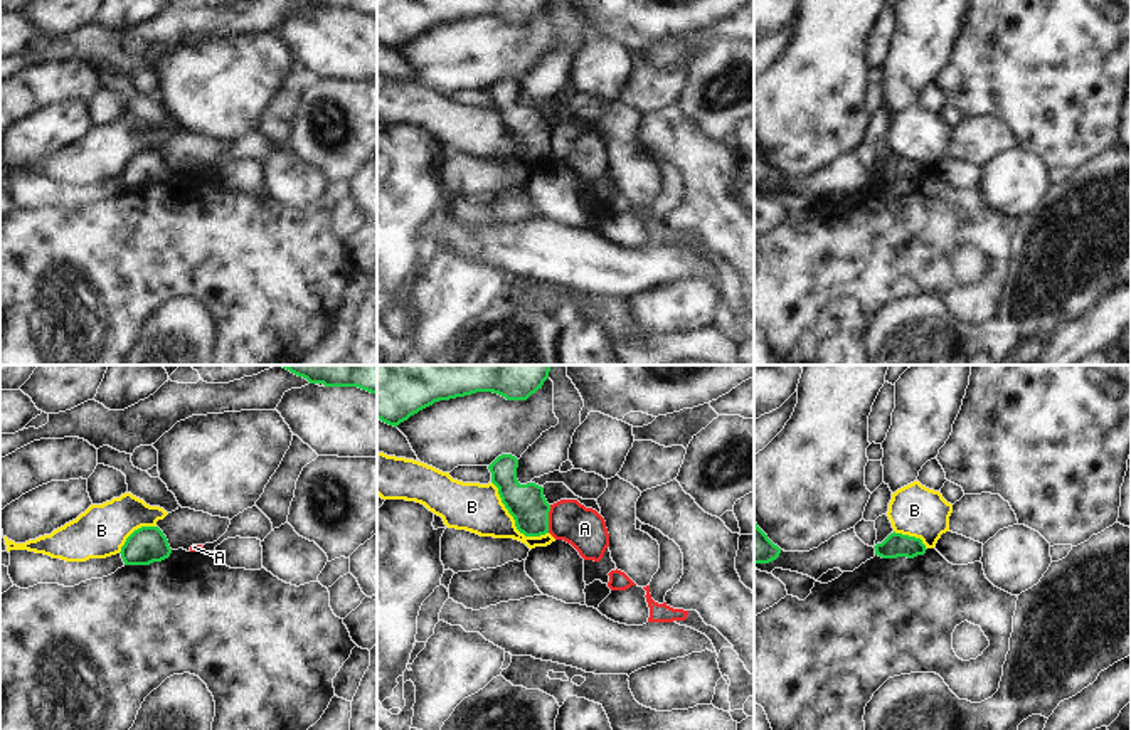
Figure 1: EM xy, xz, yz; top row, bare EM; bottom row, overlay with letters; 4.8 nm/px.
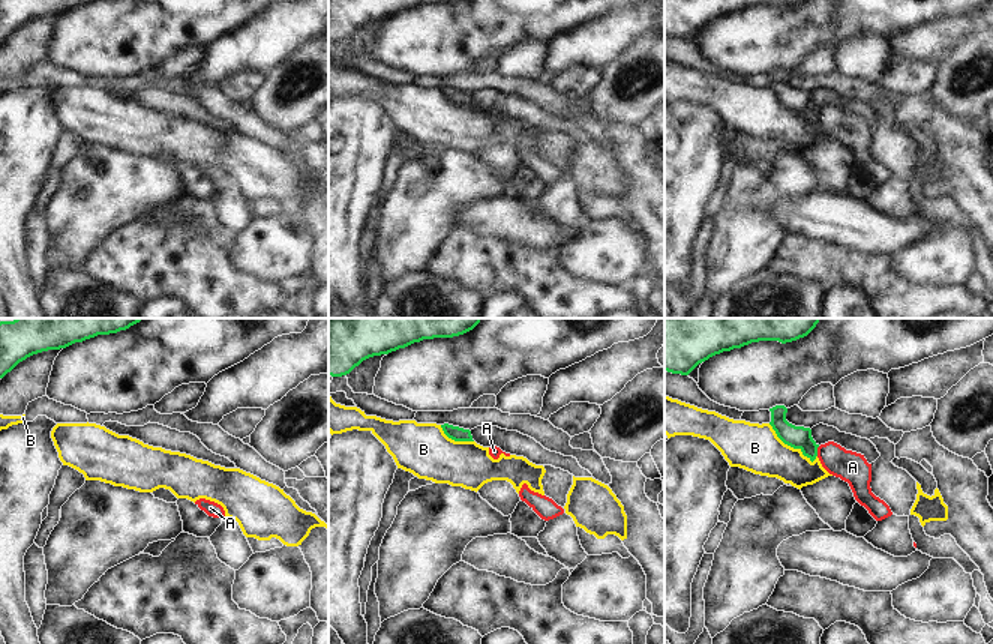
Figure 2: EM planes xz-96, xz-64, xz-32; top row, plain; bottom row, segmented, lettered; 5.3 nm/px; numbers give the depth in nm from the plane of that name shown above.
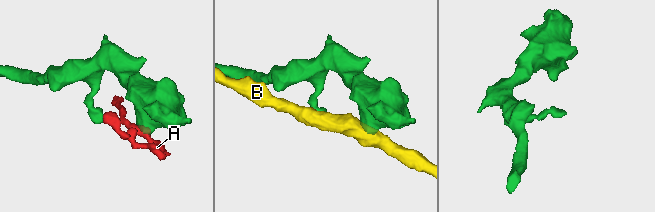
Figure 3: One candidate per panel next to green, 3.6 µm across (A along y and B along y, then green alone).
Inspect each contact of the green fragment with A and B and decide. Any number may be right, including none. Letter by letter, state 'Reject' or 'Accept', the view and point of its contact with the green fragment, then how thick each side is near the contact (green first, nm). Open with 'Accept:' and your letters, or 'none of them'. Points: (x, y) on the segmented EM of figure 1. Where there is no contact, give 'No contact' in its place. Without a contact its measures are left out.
Accept: none of them
A: Reject. Touches green at xz (547, 518). Thickness 180 nm (green) against 200 nm
B: Reject. Touches green at xz (514, 518). Thickness 180 nm (green) against 240 nm

